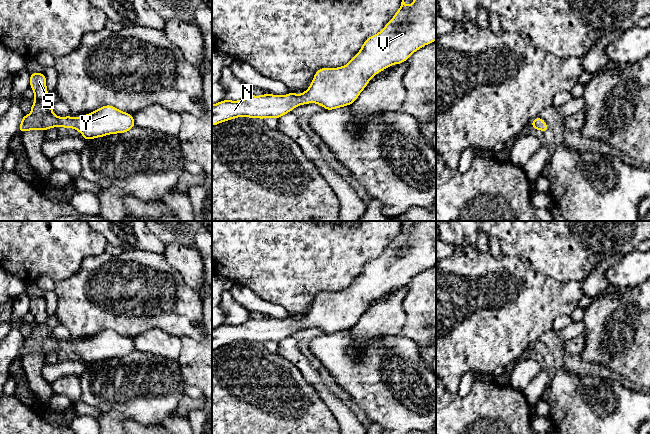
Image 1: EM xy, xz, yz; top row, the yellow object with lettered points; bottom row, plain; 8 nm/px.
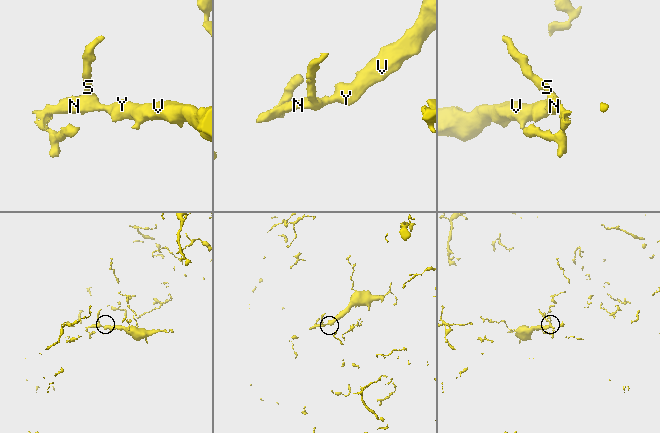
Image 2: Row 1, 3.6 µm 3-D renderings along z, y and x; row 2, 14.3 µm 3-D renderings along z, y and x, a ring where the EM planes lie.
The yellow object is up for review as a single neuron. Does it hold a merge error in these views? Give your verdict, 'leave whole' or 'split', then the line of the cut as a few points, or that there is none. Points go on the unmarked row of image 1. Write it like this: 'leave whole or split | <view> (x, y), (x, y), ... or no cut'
leave whole | no cut

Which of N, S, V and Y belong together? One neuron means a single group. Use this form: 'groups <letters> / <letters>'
groups N S V Y

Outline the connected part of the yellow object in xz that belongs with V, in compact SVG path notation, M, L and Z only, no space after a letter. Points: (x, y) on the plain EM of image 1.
M415 221L413 228L406 229L404 224L401 226L399 234L394 241L385 249L385 251L375 259L370 260L362 269L361 274L351 283L345 290L338 292L320 292L314 299L310 311L302 318L295 318L293 316L284 320L264 318L261 320L248 319L243 324L231 325L223 324L212 329L212 350L221 346L231 344L236 341L250 341L265 343L272 341L279 343L282 339L291 336L298 329L308 327L317 327L326 334L333 334L339 331L351 329L355 326L359 318L368 309L369 304L377 297L388 292L390 289L400 288L407 285L413 276L423 270L430 268L436 264L436 221Z

